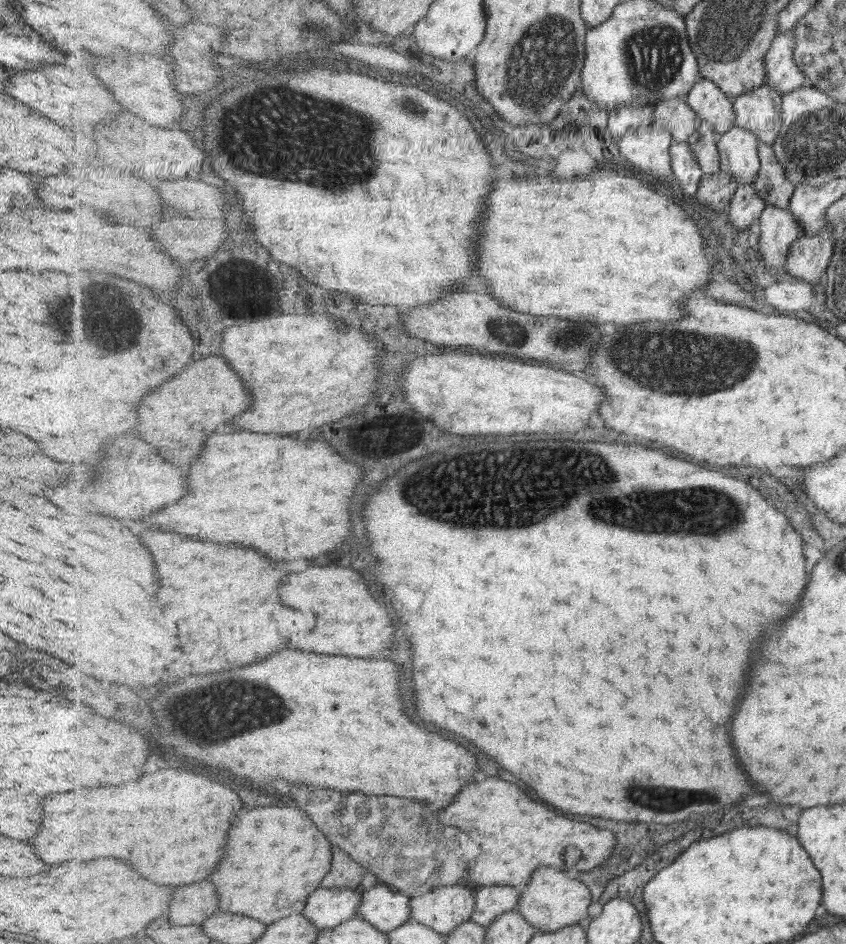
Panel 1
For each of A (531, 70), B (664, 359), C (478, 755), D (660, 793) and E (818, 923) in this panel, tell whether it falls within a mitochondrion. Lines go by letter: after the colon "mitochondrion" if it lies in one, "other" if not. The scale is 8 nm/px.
A: mitochondrion
B: mitochondrion
C: other
D: mitochondrion
E: other

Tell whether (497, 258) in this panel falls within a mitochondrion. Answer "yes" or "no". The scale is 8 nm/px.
no

